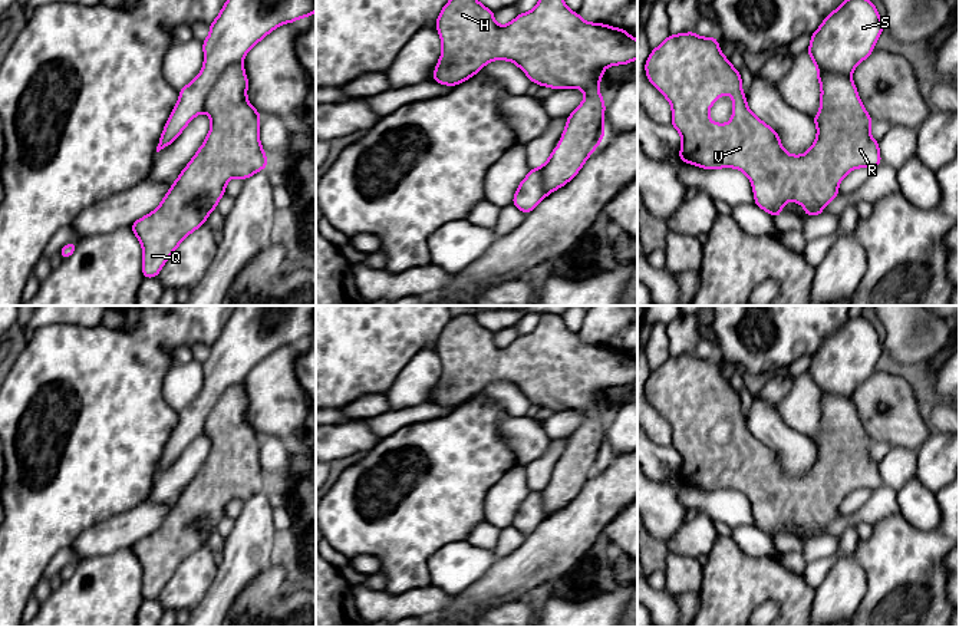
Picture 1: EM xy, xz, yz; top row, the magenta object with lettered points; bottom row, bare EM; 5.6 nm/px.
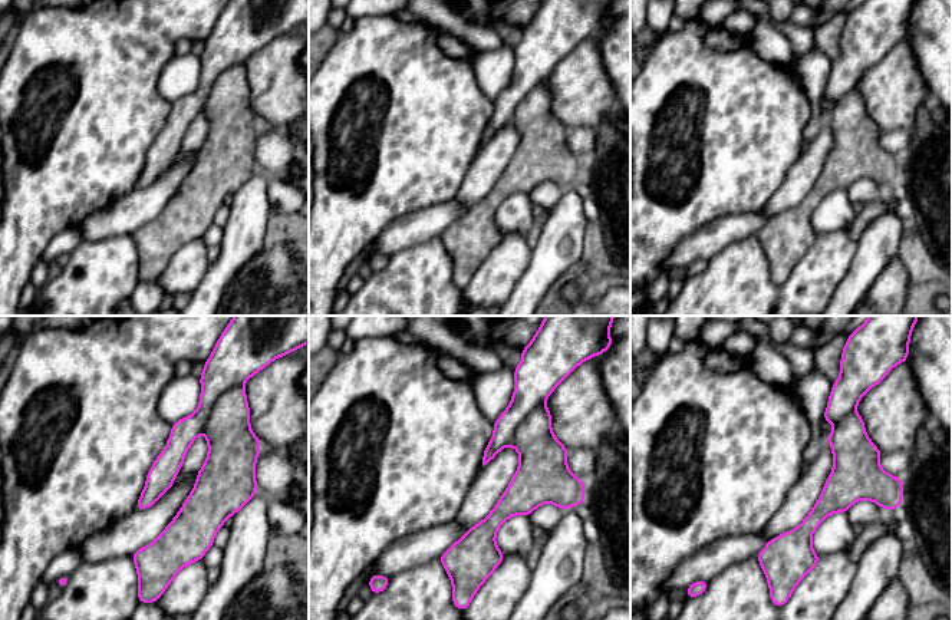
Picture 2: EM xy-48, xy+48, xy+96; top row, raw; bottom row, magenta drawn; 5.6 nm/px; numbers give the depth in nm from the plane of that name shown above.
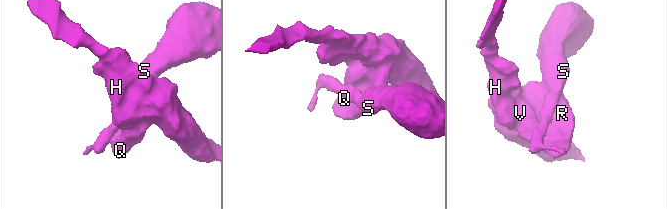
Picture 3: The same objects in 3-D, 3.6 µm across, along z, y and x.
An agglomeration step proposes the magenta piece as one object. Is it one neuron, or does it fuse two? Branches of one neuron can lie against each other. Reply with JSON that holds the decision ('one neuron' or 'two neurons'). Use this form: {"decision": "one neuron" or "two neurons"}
{"decision": "two neurons"}

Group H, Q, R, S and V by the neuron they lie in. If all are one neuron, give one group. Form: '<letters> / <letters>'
H Q R V / S

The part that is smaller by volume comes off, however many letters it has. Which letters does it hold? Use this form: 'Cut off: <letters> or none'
Cut off: S

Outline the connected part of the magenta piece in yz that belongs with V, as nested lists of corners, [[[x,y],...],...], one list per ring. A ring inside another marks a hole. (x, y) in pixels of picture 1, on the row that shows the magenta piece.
[[[695,32],[669,34],[650,52],[645,70],[650,85],[670,103],[670,125],[682,136],[679,159],[703,169],[742,171],[751,181],[754,204],[778,220],[787,201],[801,204],[805,217],[824,214],[823,208],[838,195],[838,185],[848,172],[881,164],[879,142],[870,136],[873,119],[866,112],[851,77],[817,67],[820,112],[811,116],[817,125],[817,138],[804,155],[790,155],[778,133],[749,110],[741,75],[722,55],[715,36],[701,37]],[[724,93],[732,96],[732,118],[728,123],[714,123],[709,108]]]

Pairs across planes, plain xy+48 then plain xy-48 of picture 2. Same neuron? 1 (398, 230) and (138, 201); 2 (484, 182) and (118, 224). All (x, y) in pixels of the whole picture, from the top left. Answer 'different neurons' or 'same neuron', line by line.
1: same neuron
2: different neurons

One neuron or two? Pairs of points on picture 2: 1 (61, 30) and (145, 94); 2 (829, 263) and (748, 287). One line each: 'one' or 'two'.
1: one
2: one

